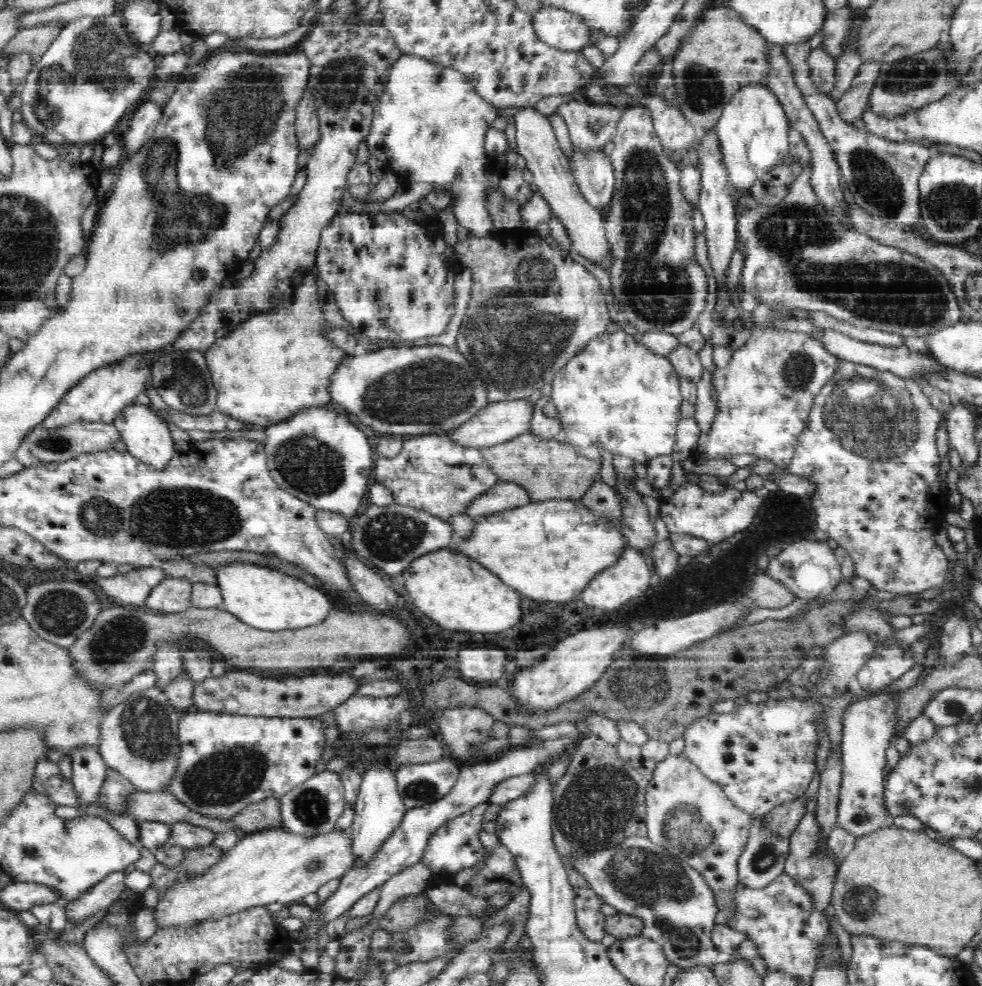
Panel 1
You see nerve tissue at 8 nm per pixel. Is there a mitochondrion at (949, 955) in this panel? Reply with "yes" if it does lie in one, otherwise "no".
no

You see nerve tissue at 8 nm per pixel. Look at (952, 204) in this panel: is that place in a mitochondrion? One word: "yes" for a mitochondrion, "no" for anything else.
yes

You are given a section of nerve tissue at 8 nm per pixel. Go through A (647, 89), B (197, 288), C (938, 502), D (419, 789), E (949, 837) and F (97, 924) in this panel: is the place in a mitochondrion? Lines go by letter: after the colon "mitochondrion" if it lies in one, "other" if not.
A: other
B: other
C: other
D: mitochondrion
E: other
F: other

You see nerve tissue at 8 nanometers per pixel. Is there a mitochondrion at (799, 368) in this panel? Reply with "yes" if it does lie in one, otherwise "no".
yes

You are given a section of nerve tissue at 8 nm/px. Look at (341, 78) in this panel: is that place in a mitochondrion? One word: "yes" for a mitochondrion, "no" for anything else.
yes

